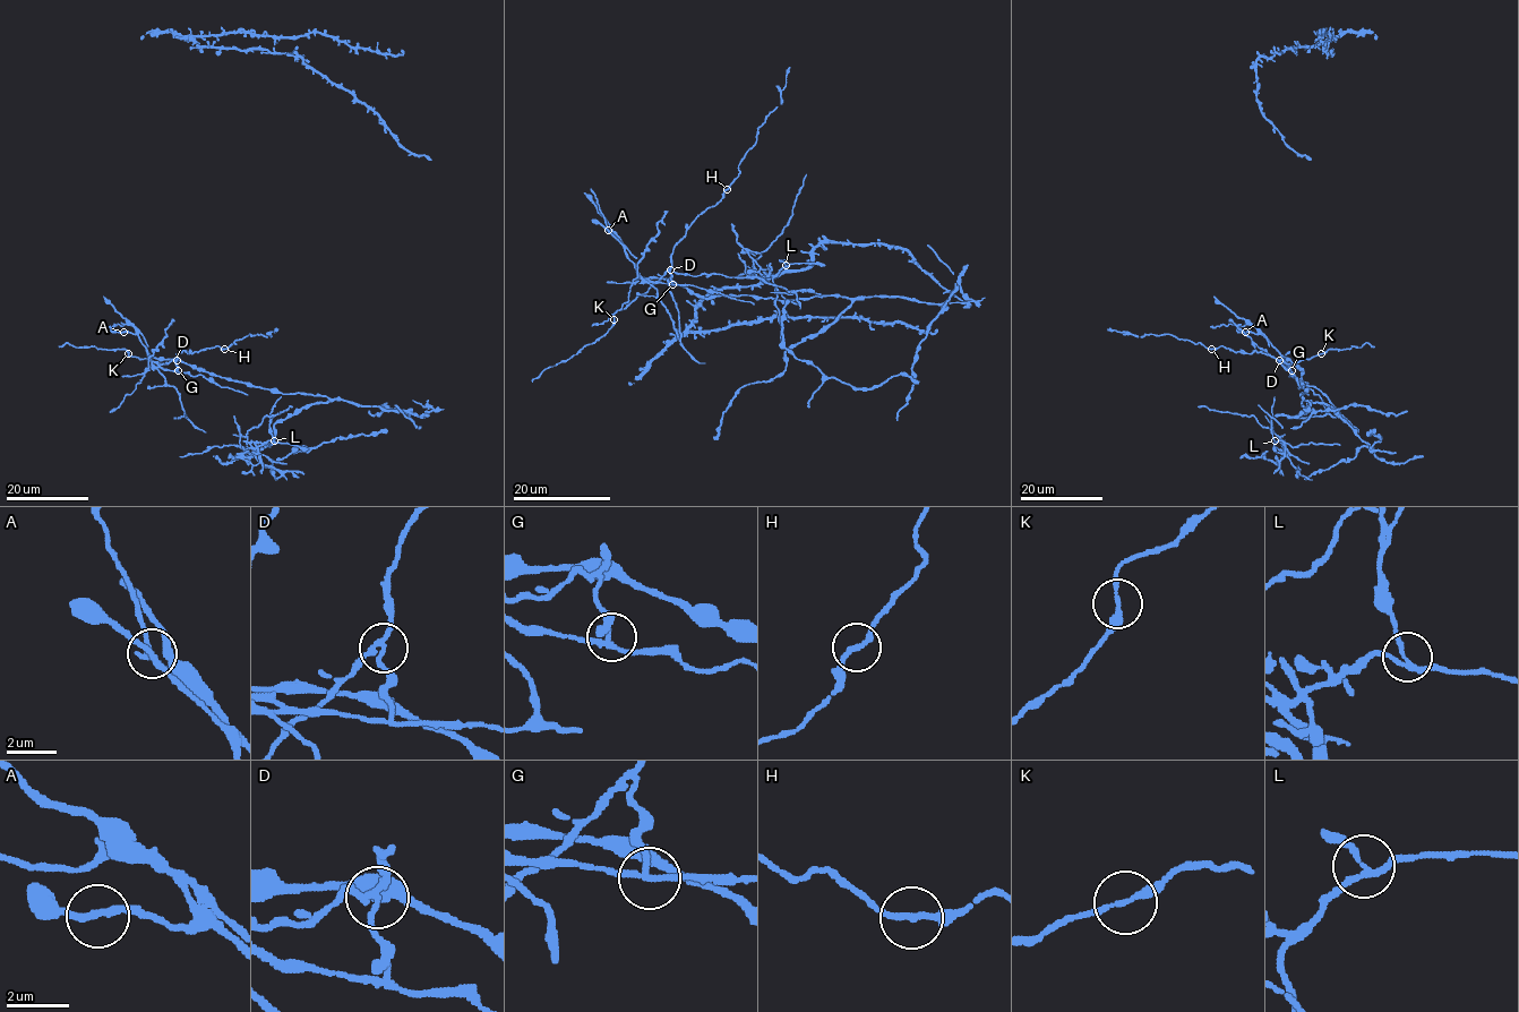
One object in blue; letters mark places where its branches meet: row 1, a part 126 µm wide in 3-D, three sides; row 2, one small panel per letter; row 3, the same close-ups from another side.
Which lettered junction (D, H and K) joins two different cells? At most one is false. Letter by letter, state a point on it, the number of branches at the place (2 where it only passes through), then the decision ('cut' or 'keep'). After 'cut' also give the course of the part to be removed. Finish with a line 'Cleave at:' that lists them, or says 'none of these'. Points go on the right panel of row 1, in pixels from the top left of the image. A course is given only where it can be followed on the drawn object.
D: (1279, 360) | 3 | cut
H: (1211, 349) | 2 | keep
K: (1321, 353) | 2 | keep
Cleave at: D

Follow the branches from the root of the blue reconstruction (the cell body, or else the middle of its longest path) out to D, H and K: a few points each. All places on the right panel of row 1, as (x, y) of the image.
D: (1309, 400), (1296, 416), (1309, 411), (1302, 405), (1303, 371), (1287, 359), (1290, 370), (1286, 369), (1279, 360)
H: (1309, 400), (1296, 416), (1309, 411), (1302, 405), (1303, 371), (1289, 360), (1290, 370), (1260, 352), (1211, 349)
K: (1309, 400), (1296, 416), (1309, 411), (1303, 371), (1280, 360), (1321, 353)

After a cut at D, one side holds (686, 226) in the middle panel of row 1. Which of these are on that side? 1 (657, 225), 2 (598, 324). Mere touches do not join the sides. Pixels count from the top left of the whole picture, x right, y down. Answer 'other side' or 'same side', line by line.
1: other side
2: other side

